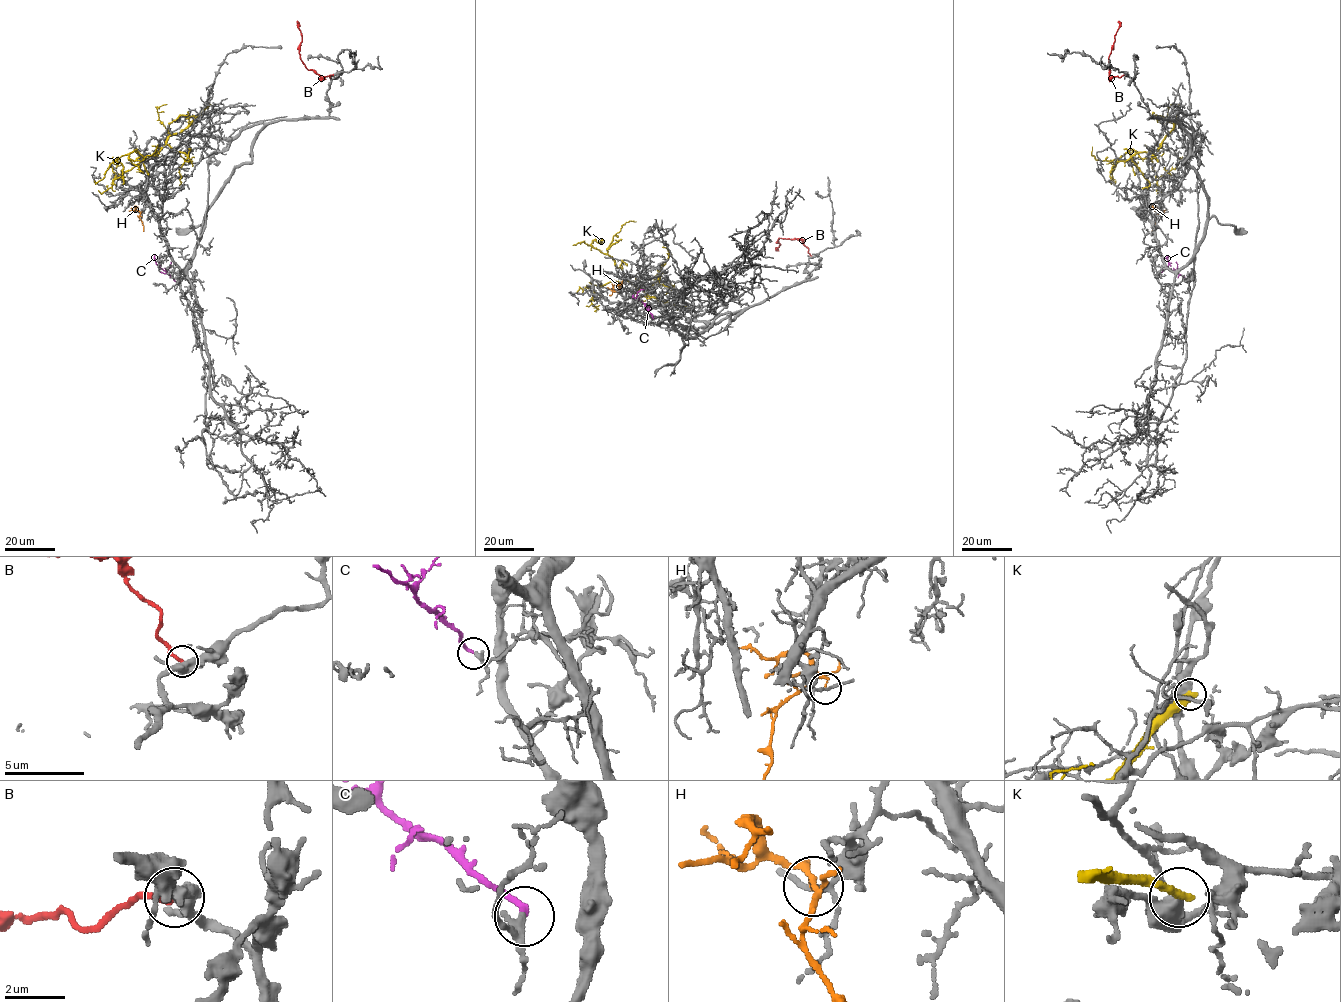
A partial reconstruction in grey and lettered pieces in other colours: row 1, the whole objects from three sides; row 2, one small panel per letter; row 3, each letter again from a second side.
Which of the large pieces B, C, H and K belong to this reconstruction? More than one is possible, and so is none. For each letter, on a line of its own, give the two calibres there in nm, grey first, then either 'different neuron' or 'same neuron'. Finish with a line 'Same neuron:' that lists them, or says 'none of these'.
B: 500 nm thick on the grey side, 240 nm on the other; different neuron
C: 240 nm thick on the grey side, 220 nm on the other; same neuron
H: 150 nm thick on the grey side, 130 nm on the other; different neuron
K: 440 nm thick on the grey side, 380 nm on the other; different neuron
Same neuron: C

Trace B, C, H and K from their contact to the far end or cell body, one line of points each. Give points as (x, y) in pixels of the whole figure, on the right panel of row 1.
B: (1127, 75), (1109, 76), (1109, 57), (1118, 20)
C: (1188, 281), (1168, 267), (1167, 255)
H: (1163, 212), (1156, 216), (1151, 231)
K: (1178, 104), (1174, 128), (1150, 159), (1142, 159), (1132, 149), (1109, 161), (1097, 160), (1091, 154), (1092, 146)

